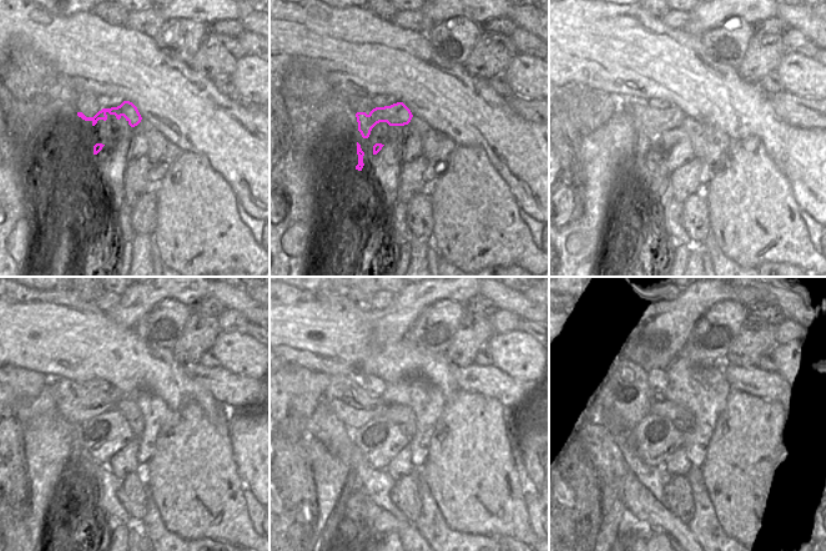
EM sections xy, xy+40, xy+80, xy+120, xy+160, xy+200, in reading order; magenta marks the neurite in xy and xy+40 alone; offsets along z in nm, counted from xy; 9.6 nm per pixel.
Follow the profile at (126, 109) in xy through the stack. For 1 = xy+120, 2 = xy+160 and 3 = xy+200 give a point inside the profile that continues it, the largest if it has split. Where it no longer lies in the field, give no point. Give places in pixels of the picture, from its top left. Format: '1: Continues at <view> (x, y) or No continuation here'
1: Continues at xy+120 (77, 403)
2: Continues at xy+160 (352, 405)
3: Continues at xy+200 (619, 405)

